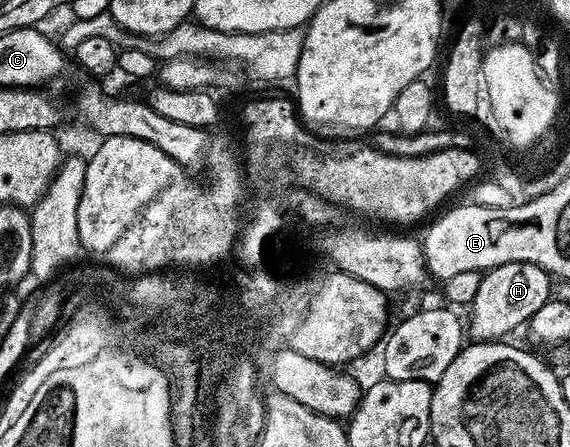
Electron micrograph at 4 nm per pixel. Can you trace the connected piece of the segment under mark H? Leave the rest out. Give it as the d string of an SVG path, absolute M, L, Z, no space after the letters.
M510 262L486 271L469 307L471 318L467 320L468 335L474 341L498 341L504 339L511 330L520 325L521 327L526 325L535 312L552 299L553 286L551 290L551 282L553 283L552 277L546 270L540 266L524 262Z

